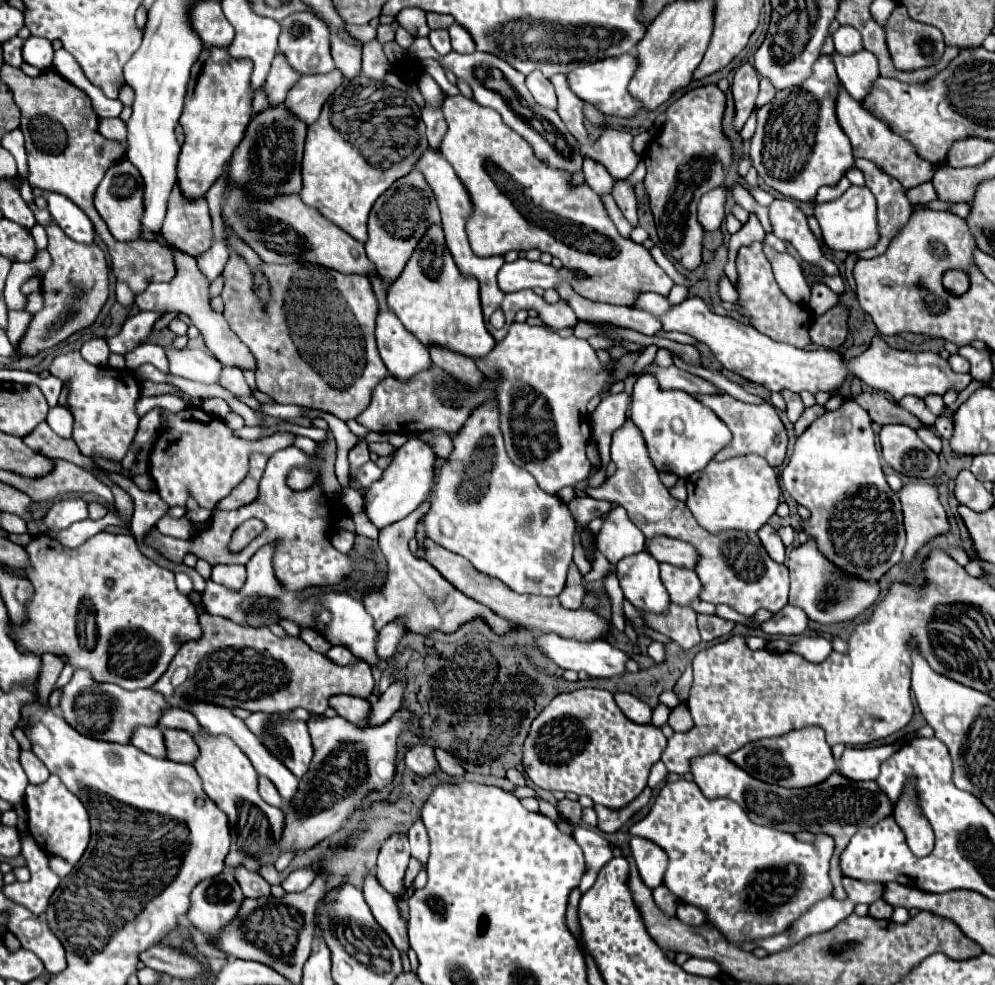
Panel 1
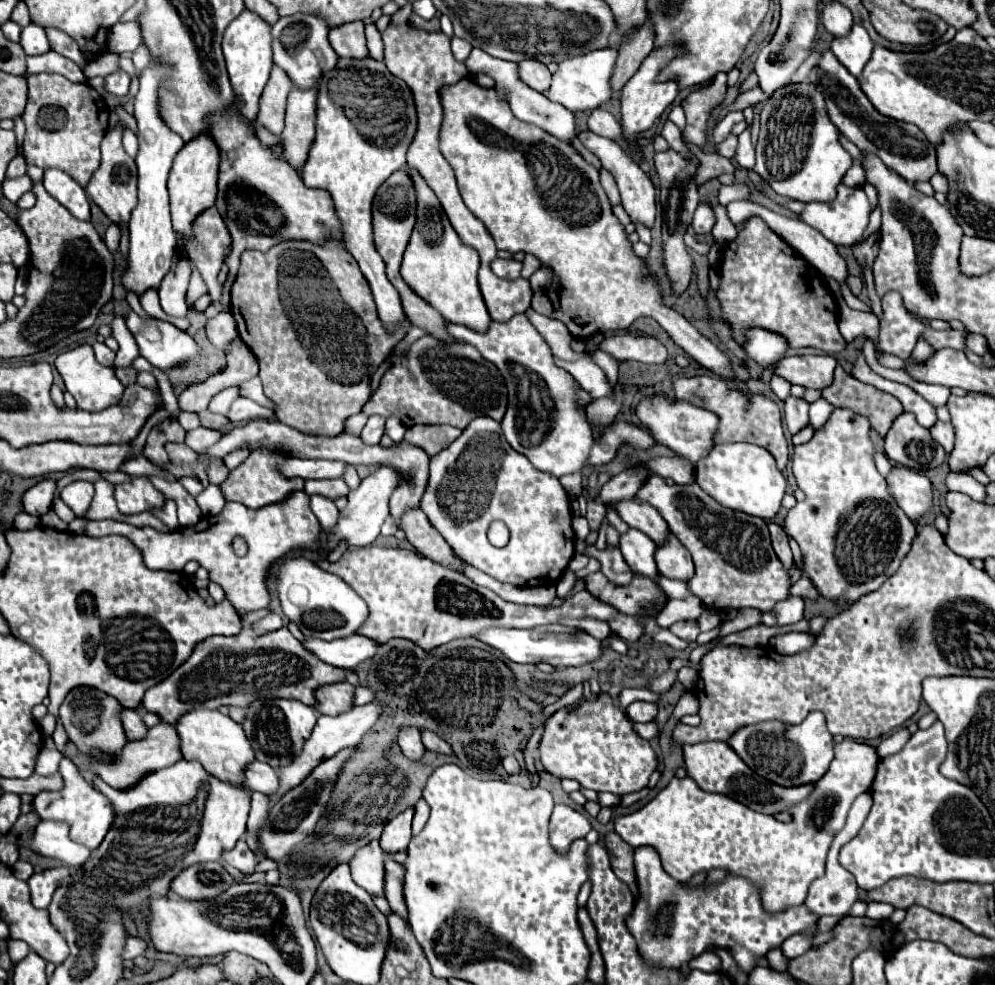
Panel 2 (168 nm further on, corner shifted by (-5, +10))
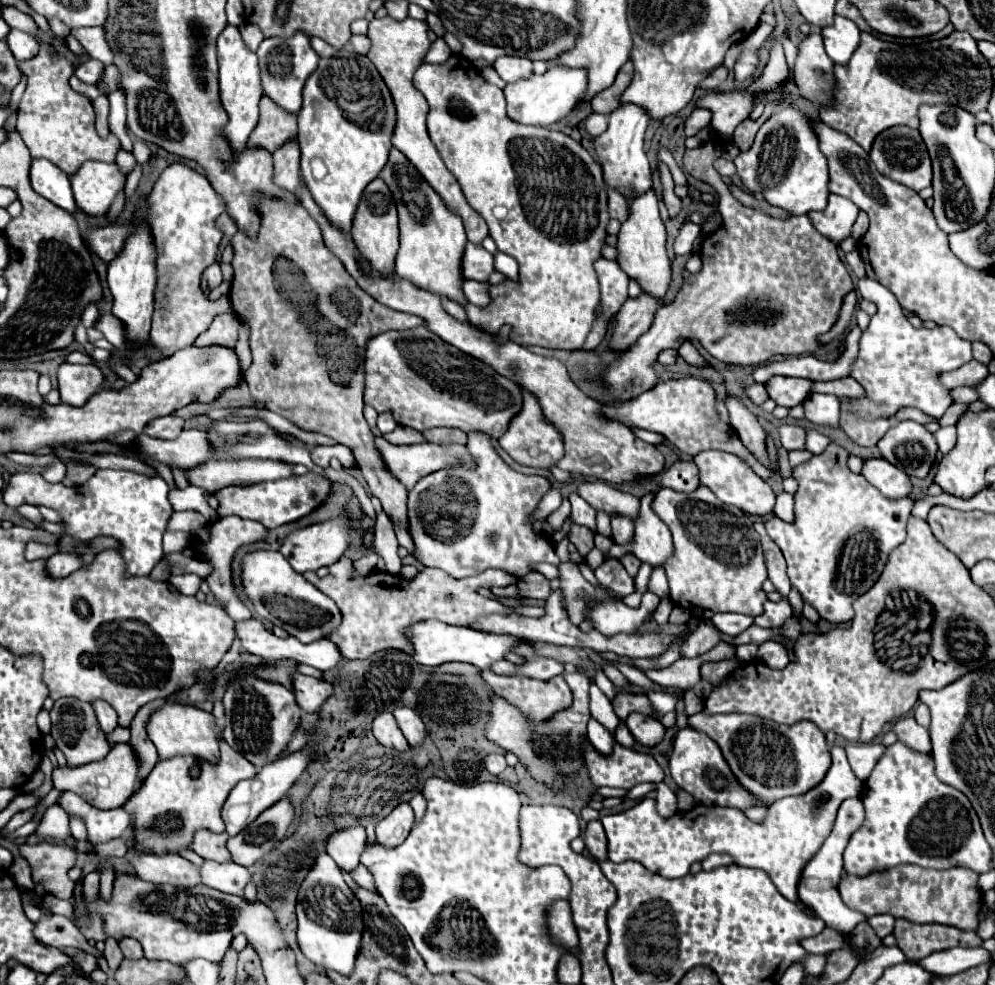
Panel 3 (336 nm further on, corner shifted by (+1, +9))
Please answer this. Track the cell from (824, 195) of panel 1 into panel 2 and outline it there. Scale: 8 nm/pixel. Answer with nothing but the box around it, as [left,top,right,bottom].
[843,164,865,186]

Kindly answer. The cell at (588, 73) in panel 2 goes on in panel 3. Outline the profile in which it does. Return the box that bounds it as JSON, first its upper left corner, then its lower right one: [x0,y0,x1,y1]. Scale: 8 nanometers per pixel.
[505,67,587,125]

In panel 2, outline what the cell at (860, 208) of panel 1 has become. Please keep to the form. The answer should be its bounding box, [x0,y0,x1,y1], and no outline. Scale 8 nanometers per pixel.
[799,184,869,246]

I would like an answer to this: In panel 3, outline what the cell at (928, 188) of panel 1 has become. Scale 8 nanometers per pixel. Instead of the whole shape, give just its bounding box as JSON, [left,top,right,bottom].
[735,105,829,215]

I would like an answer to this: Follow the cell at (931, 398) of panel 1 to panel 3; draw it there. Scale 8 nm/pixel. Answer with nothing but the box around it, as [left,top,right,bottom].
[951,387,977,403]

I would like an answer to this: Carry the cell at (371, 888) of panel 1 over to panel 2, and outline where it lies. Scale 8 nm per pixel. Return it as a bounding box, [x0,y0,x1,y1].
[349,840,385,896]

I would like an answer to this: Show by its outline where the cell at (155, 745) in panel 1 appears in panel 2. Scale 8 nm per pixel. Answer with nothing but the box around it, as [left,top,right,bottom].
[121,710,147,740]

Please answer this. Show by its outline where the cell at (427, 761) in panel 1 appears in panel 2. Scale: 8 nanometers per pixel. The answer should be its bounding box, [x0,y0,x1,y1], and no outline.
[397,726,425,760]

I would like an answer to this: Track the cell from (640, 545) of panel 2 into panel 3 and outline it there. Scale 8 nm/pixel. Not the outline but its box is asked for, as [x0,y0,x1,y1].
[611,515,635,545]

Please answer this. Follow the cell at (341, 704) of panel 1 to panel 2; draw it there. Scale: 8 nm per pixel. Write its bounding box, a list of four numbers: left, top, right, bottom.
[315,682,355,716]

